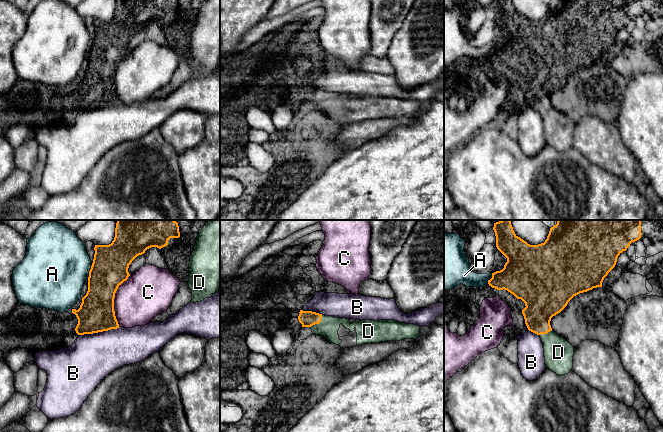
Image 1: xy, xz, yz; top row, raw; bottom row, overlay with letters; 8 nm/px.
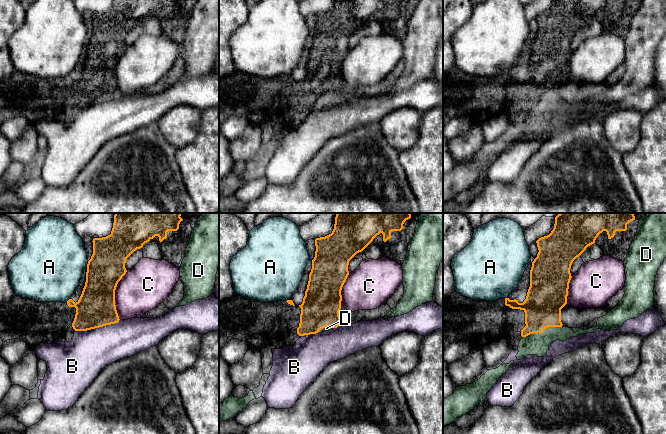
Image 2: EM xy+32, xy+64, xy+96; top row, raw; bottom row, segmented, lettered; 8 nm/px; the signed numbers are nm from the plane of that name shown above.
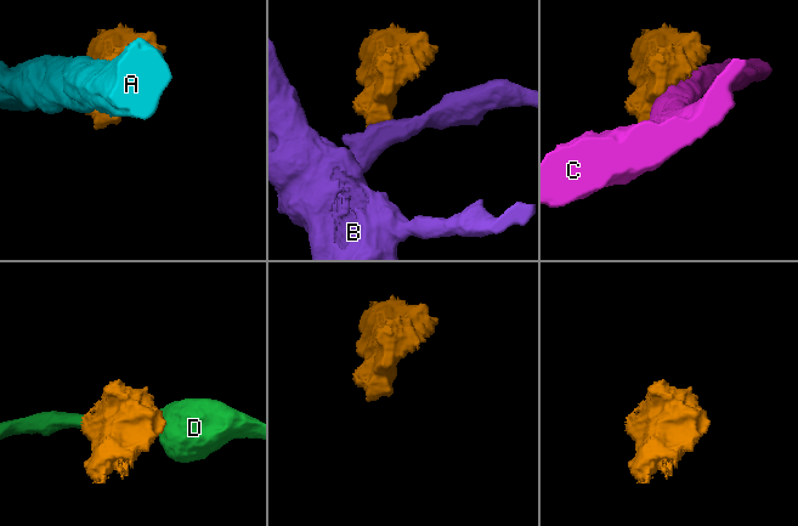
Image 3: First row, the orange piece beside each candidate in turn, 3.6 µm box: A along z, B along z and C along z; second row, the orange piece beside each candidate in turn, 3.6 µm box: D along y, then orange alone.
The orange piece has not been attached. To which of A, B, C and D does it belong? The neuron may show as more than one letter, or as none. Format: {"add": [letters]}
{"add": ["D"]}

